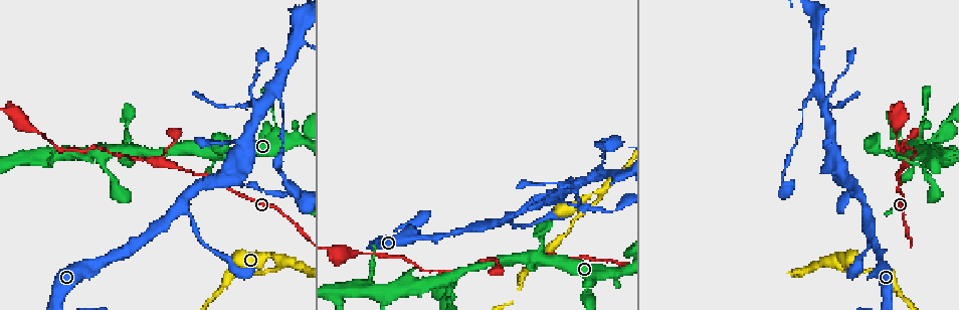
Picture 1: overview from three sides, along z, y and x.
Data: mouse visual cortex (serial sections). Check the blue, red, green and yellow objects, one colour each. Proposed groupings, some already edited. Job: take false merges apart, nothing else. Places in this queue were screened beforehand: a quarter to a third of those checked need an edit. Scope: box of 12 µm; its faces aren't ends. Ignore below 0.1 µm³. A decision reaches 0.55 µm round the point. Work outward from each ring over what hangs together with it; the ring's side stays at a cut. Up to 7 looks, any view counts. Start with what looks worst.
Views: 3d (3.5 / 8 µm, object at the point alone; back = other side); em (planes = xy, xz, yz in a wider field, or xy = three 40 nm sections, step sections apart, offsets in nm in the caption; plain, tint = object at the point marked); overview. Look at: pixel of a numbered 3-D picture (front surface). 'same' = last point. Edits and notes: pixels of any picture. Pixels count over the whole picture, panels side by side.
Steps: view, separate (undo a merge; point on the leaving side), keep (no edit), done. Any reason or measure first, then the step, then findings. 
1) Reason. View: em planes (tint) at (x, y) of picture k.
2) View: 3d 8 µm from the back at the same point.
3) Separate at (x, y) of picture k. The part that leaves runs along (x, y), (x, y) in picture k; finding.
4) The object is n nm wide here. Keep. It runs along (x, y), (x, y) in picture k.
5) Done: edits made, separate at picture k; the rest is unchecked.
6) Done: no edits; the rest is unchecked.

Arms run side by side. View: 3d 8 µm at (601, 192) of picture 1.

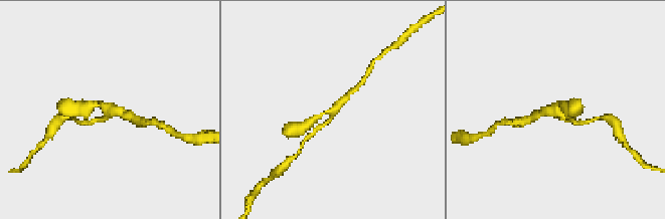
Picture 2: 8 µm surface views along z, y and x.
3 arms meet here; the arms are 150, 250, 350 nm wide. View: em xy step 2 (tint) at (332, 112) of picture 2.

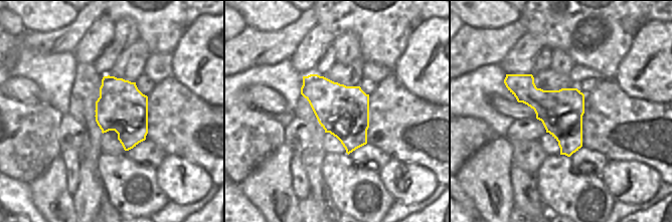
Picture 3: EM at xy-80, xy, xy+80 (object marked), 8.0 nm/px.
The object is 400 nm wide here. Keep. Continuous, no second cell.

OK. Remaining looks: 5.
Abrupt turn. View: 3d 8 µm at (179, 208) of picture 1.

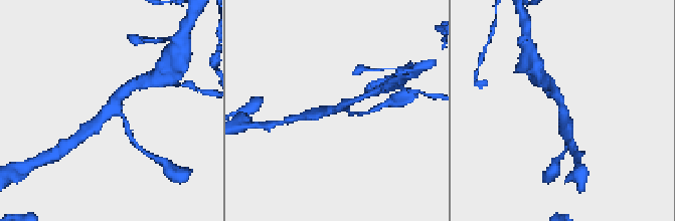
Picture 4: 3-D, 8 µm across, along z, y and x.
View: em xy step 3 (tint) at (110, 107) of picture 4.

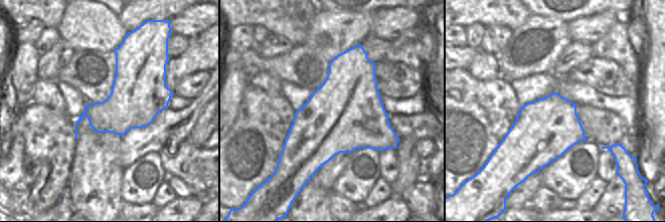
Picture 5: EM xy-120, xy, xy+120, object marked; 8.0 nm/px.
The arms are 150, 250, 300 nm wide. Keep. It runs along (87, 128), (92, 126), (128, 86) in picture 4; one cell here.

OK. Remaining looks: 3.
Thin arm on a thick one. View: 3d 3.5 µm at (841, 181) of picture 1.

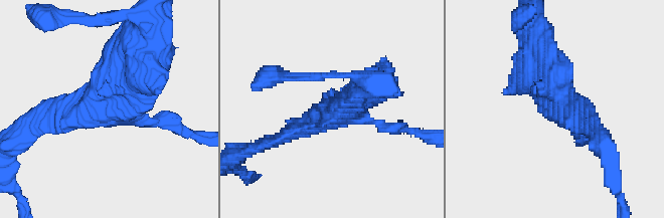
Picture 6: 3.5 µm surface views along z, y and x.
View: em planes (tint) at (557, 108) of picture 6.

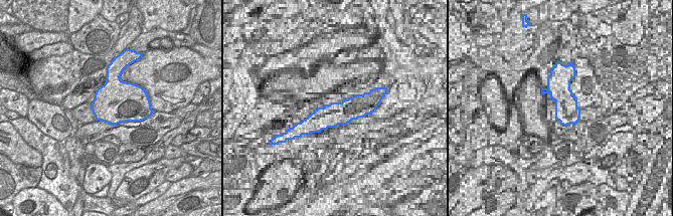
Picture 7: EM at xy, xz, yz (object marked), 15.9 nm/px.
The object is 700 nm wide here. Keep. It runs along (55, 116), (108, 113), (148, 54) in picture 6; continuous, no second cell.

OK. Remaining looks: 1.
Done: no edits; the rest is unchecked.

